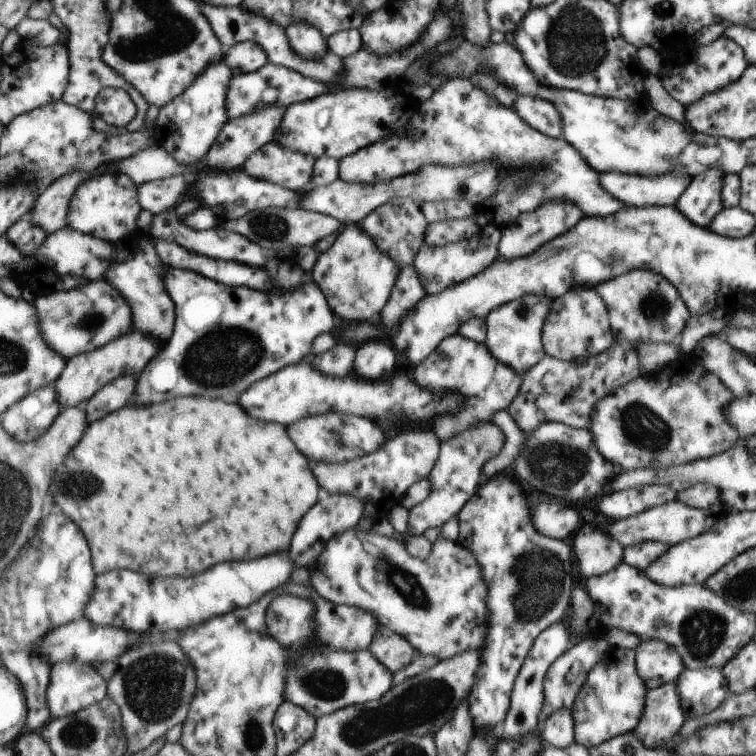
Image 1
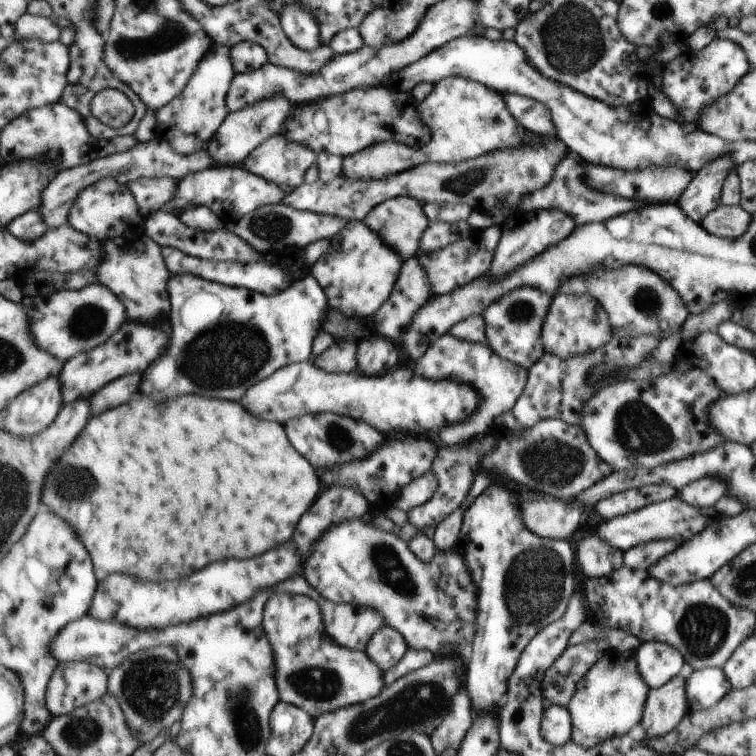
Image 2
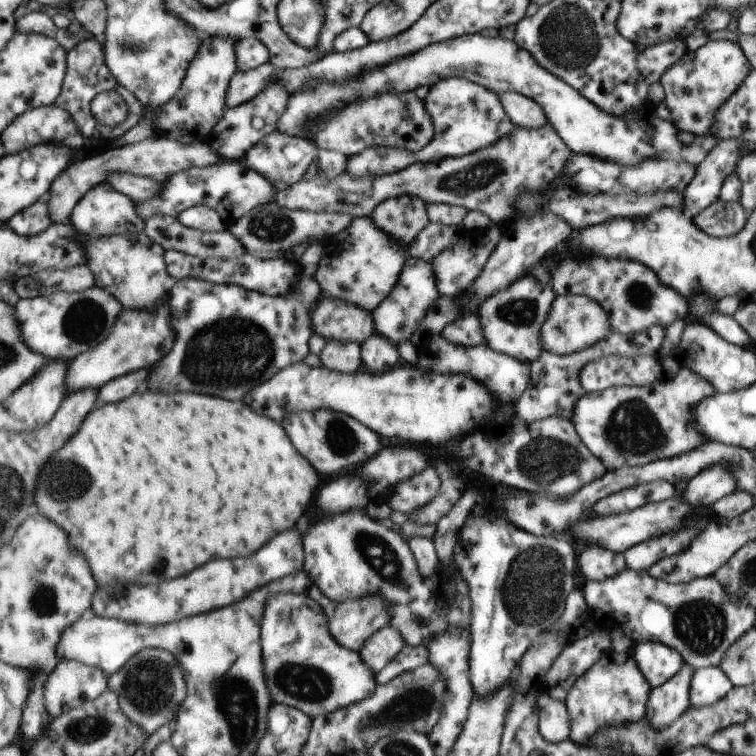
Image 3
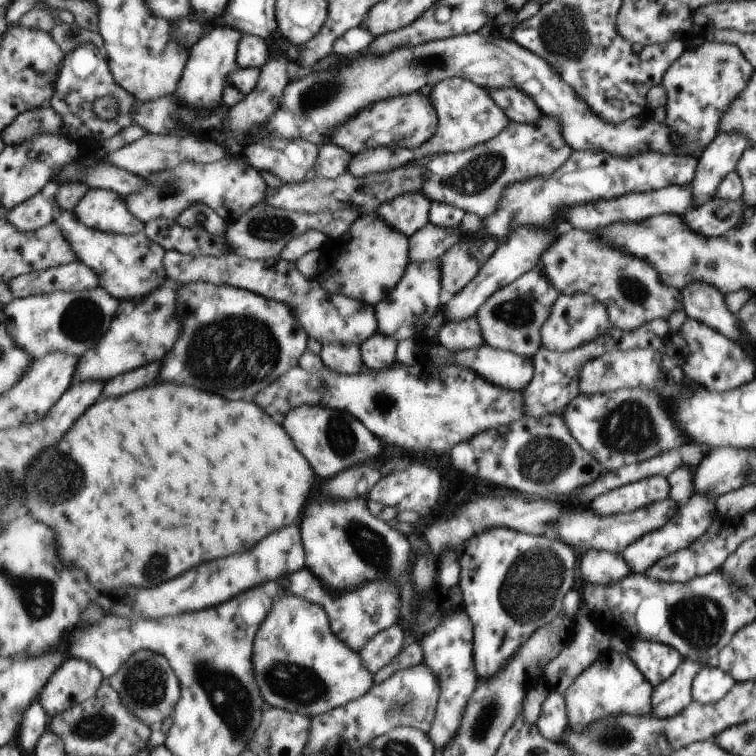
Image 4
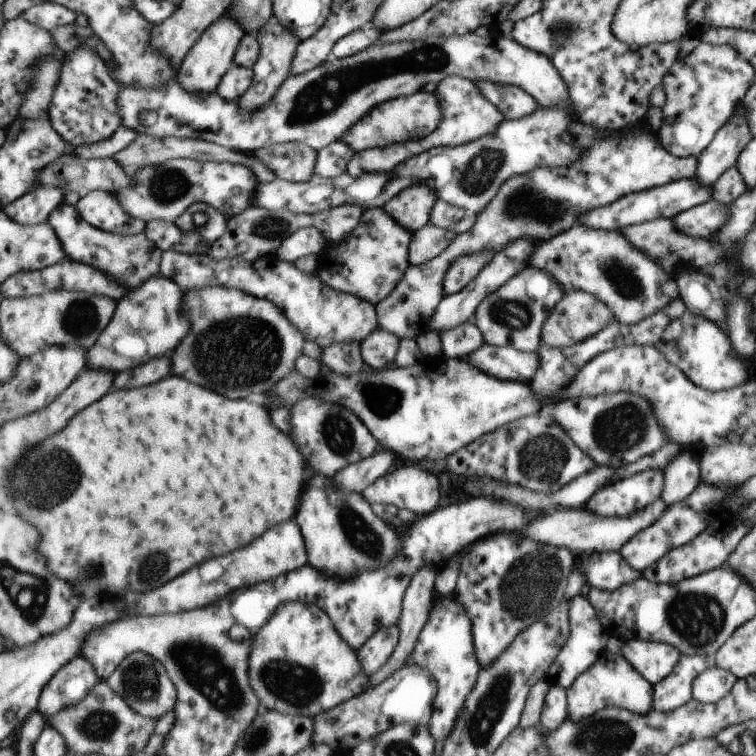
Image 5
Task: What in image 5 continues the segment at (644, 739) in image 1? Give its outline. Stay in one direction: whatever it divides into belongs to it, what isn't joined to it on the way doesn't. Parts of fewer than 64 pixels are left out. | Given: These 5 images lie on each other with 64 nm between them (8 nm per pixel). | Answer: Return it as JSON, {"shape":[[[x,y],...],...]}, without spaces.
{"shape":[[[681,654],[681,660],[672,674],[666,676],[664,682],[653,685],[653,708],[658,712],[676,711],[693,698],[693,683],[701,672],[706,671],[713,659],[706,655]]]}

